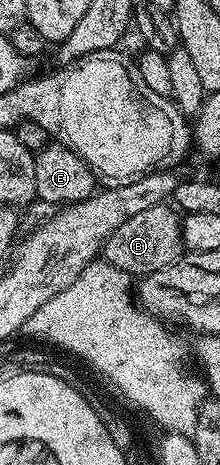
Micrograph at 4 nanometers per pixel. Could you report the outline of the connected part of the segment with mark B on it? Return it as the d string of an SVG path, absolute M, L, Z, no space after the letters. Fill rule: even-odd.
M160 205L145 209L144 212L137 213L135 217L125 221L108 237L101 255L117 271L132 277L146 277L167 267L176 266L181 259L179 254L184 254L184 251L180 212L174 206Z

